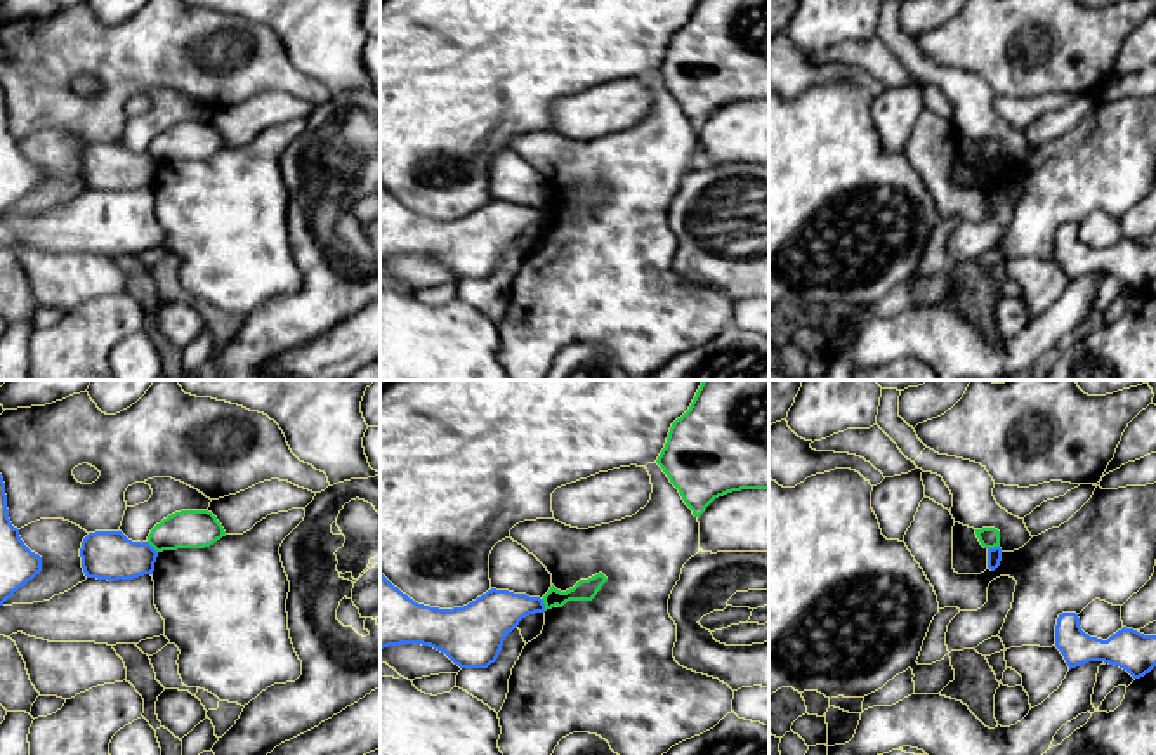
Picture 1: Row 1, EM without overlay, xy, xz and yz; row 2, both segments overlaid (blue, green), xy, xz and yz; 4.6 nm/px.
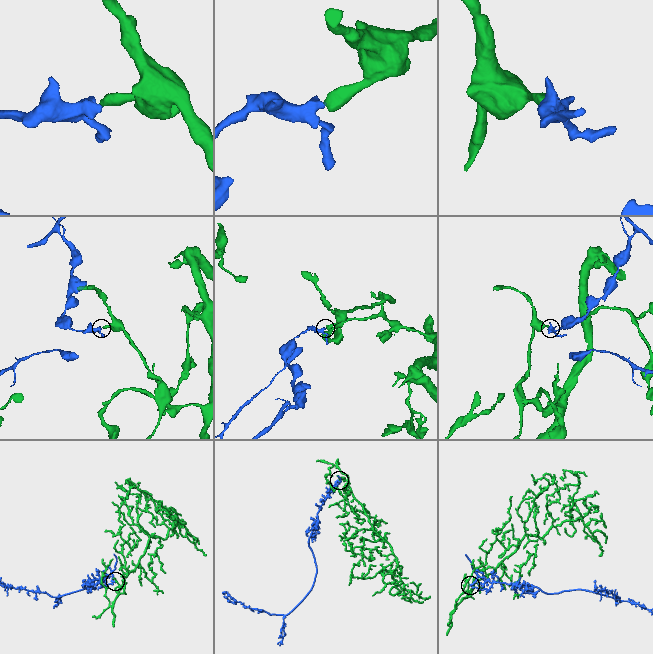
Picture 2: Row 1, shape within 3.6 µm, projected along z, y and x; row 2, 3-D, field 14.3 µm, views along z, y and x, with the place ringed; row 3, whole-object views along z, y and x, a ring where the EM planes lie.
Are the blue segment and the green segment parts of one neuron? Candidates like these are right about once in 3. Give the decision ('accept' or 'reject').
reject

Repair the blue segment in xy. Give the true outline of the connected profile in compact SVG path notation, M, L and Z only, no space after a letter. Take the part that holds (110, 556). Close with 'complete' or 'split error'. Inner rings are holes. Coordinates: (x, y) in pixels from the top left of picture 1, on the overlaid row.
M95 531L83 538L80 557L87 578L116 581L153 574L158 552L122 531Z; complete

